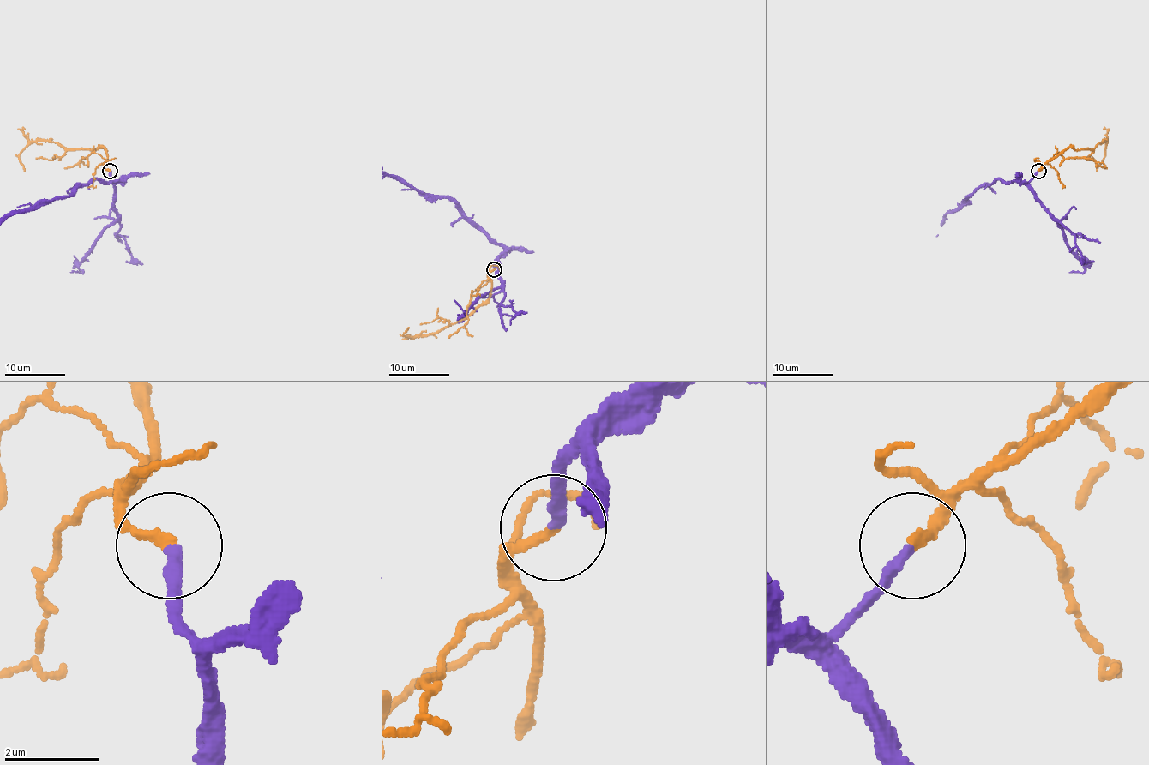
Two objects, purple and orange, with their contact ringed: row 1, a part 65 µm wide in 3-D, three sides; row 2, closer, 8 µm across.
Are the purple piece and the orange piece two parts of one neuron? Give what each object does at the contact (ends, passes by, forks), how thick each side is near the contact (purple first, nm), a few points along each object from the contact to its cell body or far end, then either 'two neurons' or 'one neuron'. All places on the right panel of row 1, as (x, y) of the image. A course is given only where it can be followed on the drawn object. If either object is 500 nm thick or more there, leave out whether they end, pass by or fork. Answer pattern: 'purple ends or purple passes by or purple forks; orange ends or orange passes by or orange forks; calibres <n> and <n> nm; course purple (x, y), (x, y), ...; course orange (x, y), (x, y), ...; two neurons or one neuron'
purple ends; orange ends; calibres 240 and 200 nm; course orange (1038, 171), (1067, 147), (1091, 150), (1103, 141), (1103, 160), (1096, 171); one neuron

